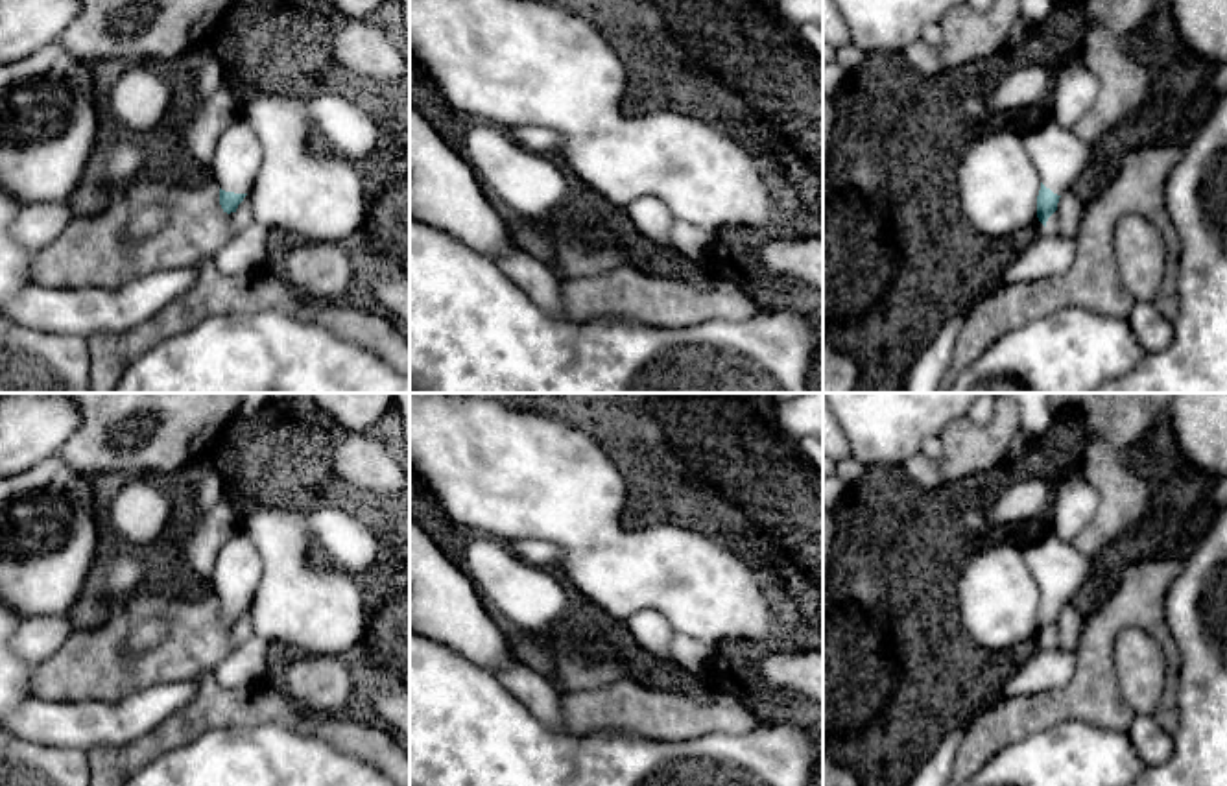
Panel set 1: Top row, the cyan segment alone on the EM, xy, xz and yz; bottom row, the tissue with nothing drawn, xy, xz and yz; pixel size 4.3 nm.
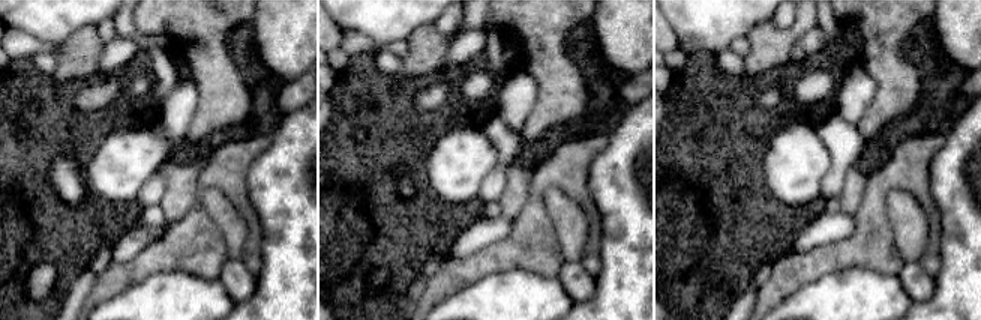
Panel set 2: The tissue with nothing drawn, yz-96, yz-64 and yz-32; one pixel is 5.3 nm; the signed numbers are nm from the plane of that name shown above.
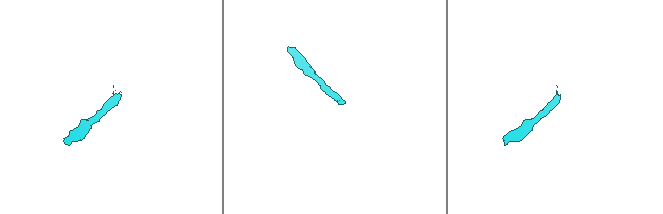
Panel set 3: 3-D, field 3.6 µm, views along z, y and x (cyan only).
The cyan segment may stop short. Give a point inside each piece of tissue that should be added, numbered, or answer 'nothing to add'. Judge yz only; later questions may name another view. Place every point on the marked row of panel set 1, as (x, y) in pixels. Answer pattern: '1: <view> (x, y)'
1: yz (1060, 155)

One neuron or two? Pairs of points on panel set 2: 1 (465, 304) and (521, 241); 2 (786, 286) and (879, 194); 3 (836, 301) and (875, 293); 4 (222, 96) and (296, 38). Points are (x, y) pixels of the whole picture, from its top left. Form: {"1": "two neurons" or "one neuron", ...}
{"1": "two neurons", "2": "one neuron", "3": "one neuron", "4": "two neurons"}

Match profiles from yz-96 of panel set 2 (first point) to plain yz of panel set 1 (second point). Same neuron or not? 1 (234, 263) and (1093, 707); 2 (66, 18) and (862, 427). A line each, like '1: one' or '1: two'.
1: two
2: one

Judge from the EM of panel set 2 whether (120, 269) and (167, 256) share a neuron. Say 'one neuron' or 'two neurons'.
one neuron

